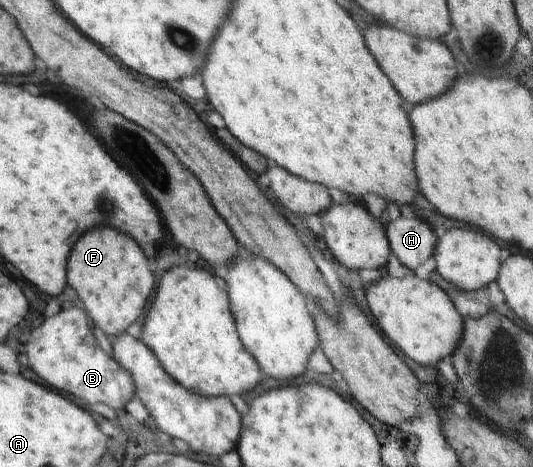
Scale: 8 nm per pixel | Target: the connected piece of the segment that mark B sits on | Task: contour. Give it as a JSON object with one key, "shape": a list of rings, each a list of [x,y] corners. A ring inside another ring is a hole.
{"shape":[[[63,307],[60,313],[44,319],[40,325],[30,329],[30,347],[26,343],[28,363],[32,371],[50,387],[58,387],[58,391],[64,391],[68,395],[74,393],[76,399],[82,399],[88,405],[104,403],[121,413],[134,395],[134,381],[130,373],[116,363],[113,356],[102,351],[92,338],[86,319],[88,315],[84,315],[84,311],[76,307]]]}

